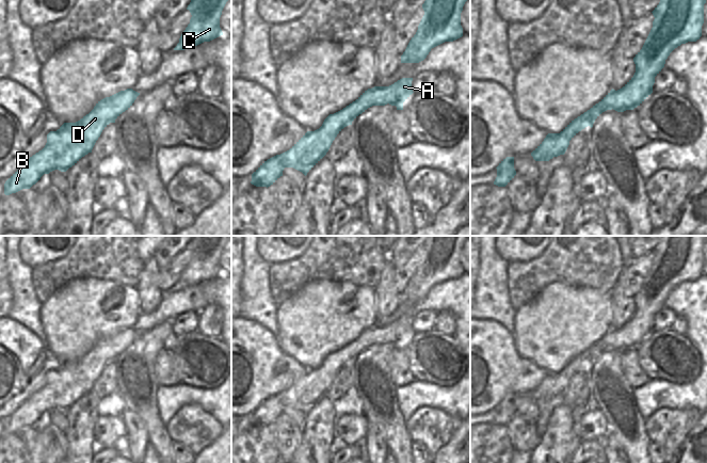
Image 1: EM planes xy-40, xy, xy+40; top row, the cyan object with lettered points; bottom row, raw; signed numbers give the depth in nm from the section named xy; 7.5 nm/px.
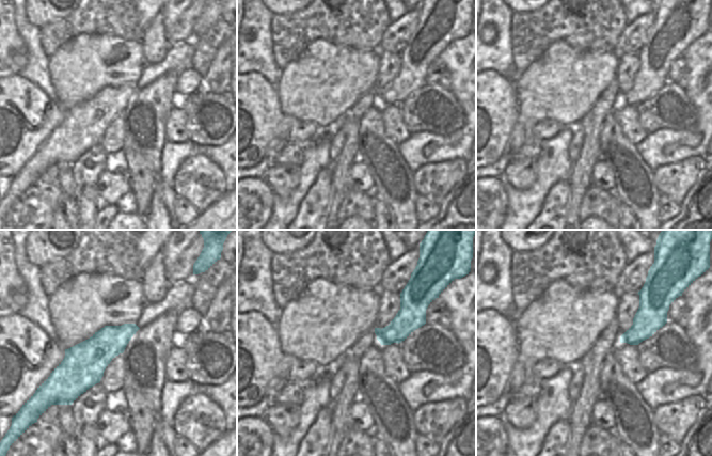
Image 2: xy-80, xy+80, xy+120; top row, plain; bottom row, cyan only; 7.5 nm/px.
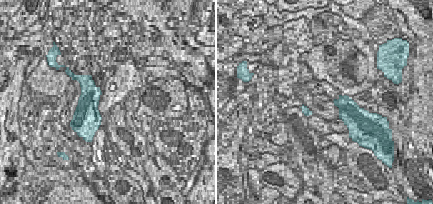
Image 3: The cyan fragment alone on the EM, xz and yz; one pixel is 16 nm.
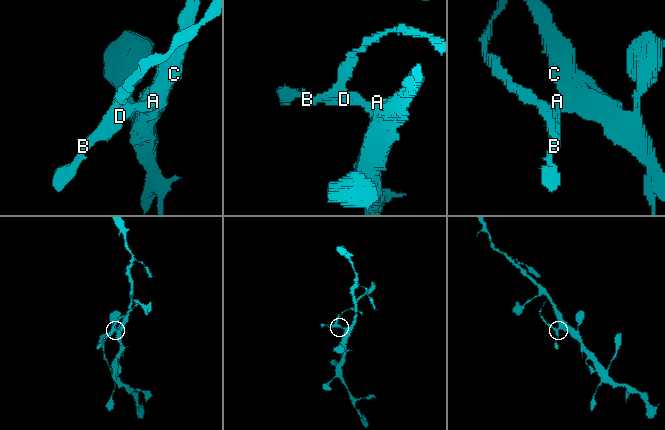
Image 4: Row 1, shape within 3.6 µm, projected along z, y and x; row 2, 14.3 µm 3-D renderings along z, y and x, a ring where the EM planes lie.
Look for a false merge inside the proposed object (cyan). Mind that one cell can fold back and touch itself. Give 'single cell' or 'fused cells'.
fused cells

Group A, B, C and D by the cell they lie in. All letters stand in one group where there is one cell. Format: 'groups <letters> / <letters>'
groups A C / B D

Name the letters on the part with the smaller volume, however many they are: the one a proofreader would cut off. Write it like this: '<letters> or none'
B, D

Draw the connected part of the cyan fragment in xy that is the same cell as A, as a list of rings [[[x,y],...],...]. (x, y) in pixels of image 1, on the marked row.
[[[402,78],[389,86],[377,86],[381,96],[375,106],[389,103],[396,106],[397,110],[403,110],[403,102],[414,93],[412,81],[413,78]]]

